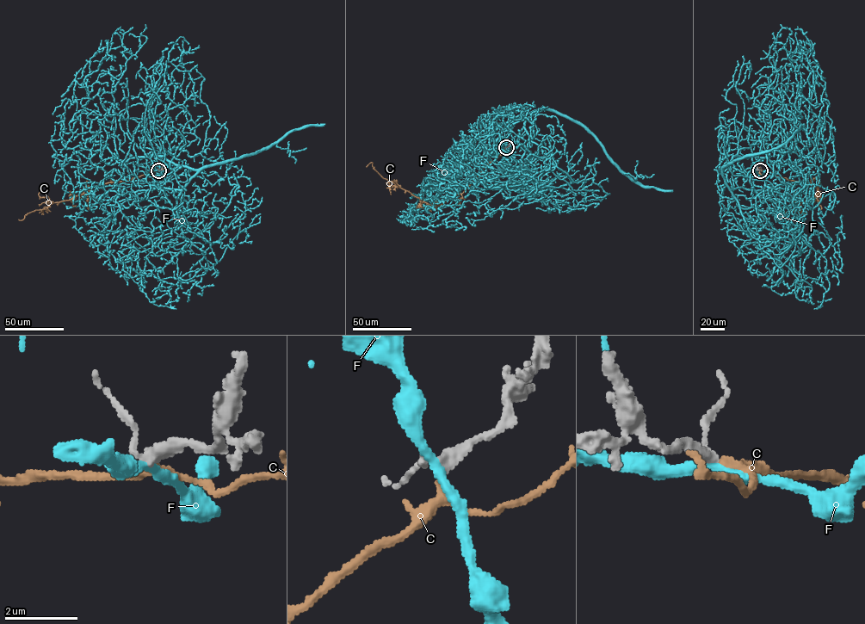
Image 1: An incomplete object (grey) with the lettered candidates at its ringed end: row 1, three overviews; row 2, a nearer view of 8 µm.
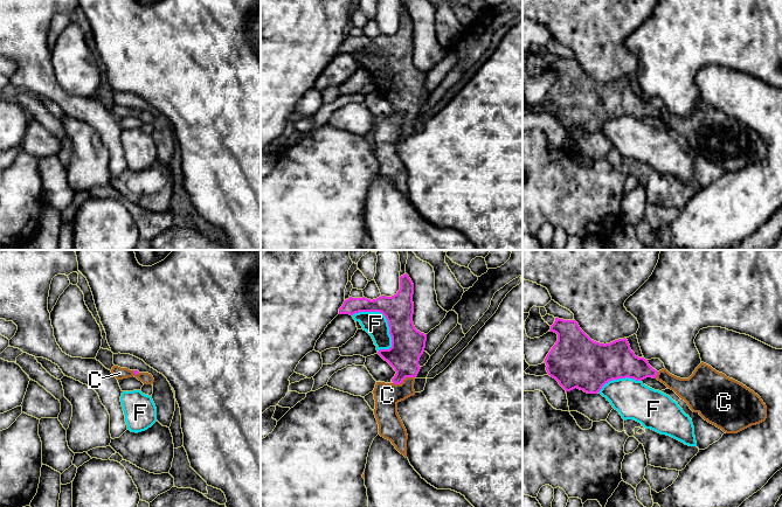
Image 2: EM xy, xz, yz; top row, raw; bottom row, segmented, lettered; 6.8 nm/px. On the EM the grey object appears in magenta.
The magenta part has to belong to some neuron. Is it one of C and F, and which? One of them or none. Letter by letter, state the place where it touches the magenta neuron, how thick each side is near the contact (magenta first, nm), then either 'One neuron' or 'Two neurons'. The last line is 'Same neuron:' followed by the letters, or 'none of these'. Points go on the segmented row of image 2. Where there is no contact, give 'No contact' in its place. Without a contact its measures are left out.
C: Touches magenta at xz (403, 379). Thickness 240 nm (magenta) against 180 nm. One neuron
F: Touches magenta at xz (383, 314). Thickness 220 nm (magenta) against 160 nm. Two neurons
Same neuron: C

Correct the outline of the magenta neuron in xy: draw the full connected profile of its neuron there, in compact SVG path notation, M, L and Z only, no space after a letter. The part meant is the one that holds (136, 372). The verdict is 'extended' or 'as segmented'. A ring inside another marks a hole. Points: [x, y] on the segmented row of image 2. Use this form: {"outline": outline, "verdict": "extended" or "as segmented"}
{"outline": "M113 366L111 373L117 380L123 380L134 376L144 384L153 384L154 382L153 376L148 373L139 373L138 370L130 370L127 368L120 368L118 366Z", "verdict": "extended"}

